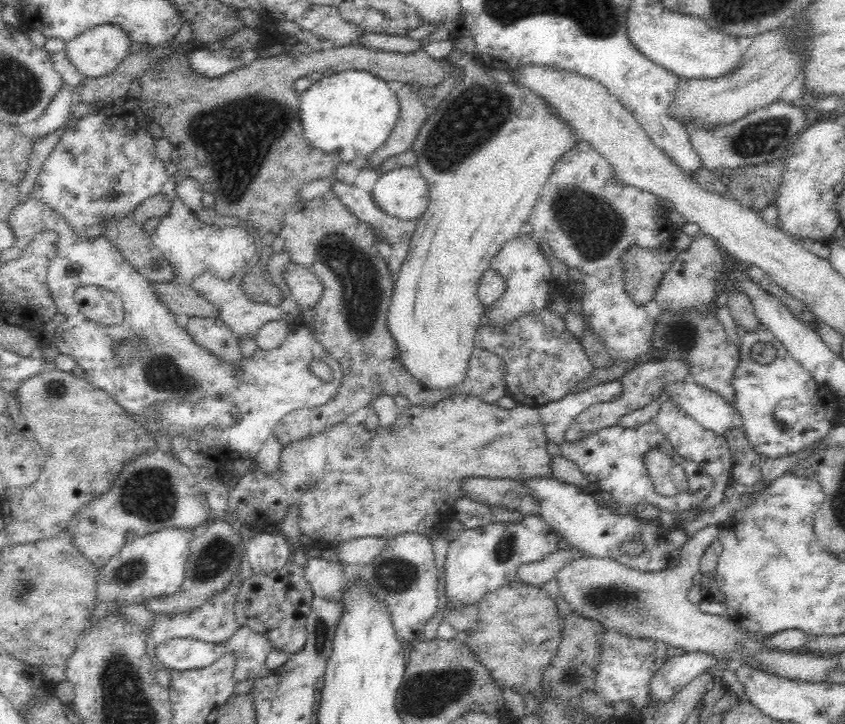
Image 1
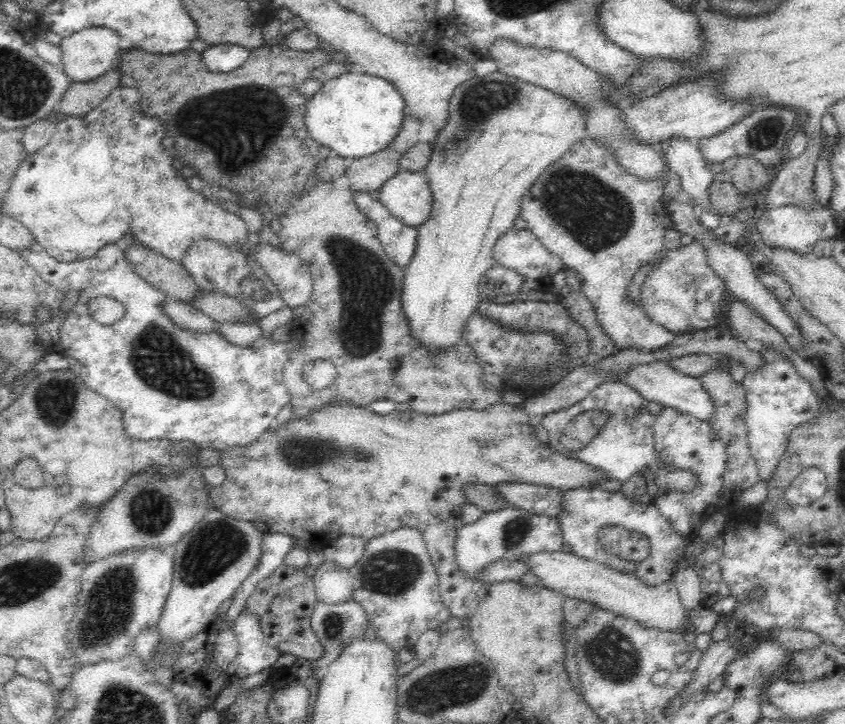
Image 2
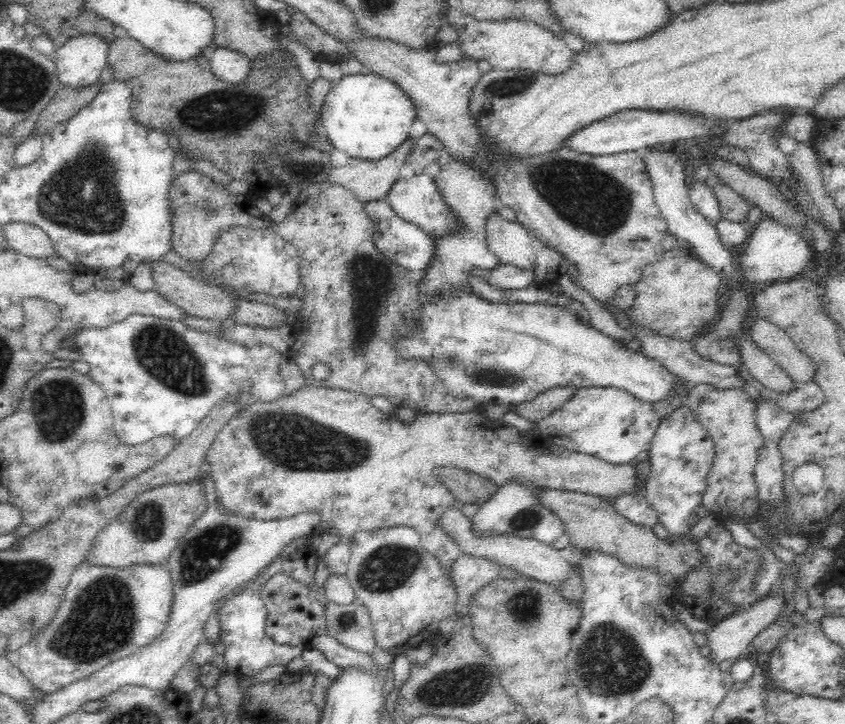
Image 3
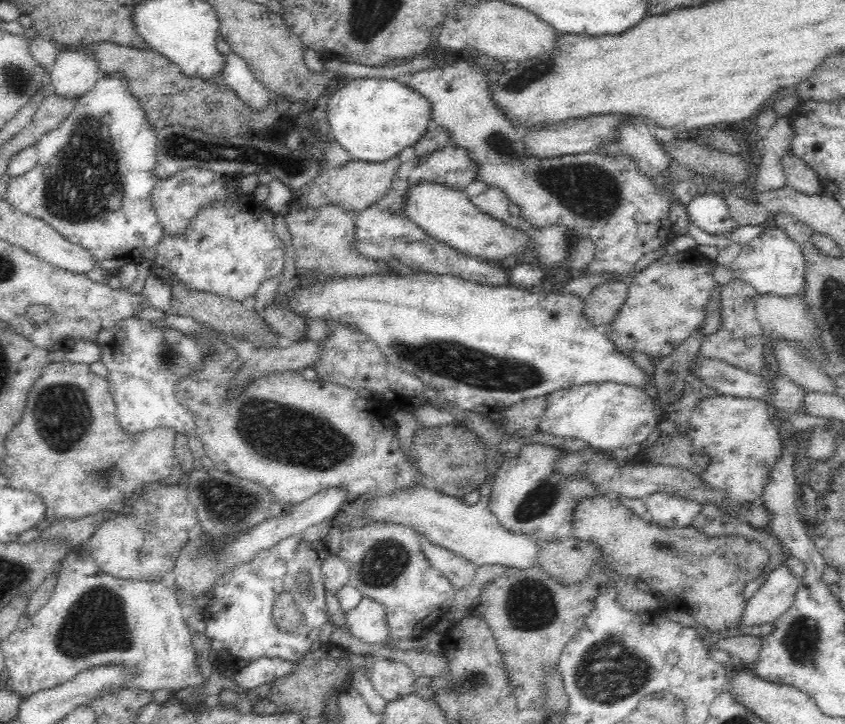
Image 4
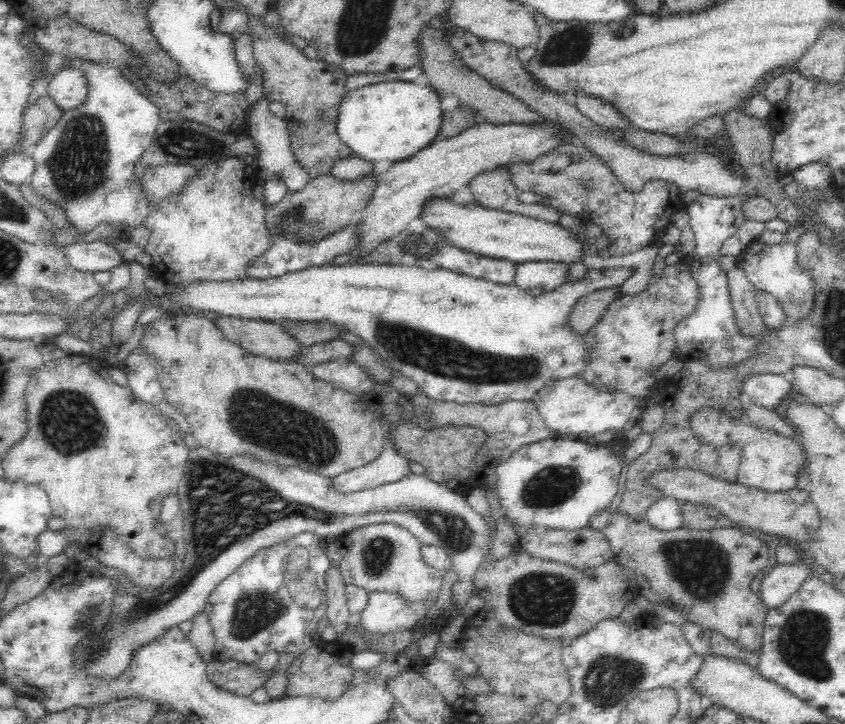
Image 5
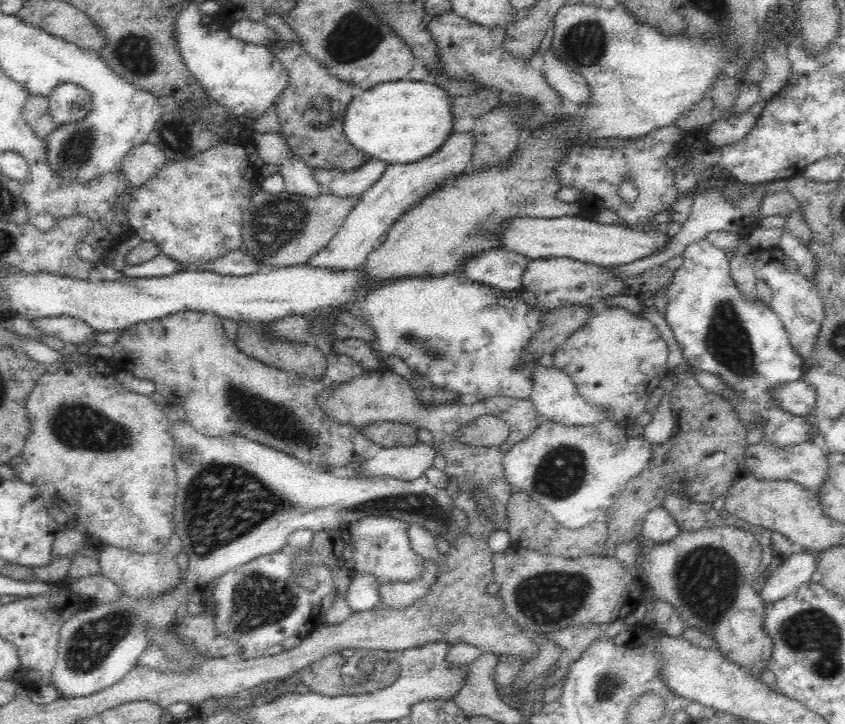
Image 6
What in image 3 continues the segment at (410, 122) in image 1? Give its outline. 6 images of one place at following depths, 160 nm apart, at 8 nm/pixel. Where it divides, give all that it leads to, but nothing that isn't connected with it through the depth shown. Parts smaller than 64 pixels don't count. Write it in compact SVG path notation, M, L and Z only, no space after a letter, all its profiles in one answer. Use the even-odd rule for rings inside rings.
M406 138L398 148L394 148L388 156L378 160L355 159L350 157L346 164L330 171L328 181L347 188L360 201L380 200L384 198L390 187L400 178L400 168L416 140Z

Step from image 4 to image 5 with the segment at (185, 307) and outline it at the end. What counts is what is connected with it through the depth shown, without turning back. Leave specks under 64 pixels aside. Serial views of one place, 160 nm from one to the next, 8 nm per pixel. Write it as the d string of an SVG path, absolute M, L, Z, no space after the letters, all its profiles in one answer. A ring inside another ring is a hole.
M217 314L212 322L228 340L256 356L284 361L302 352L299 342L278 322L222 314Z

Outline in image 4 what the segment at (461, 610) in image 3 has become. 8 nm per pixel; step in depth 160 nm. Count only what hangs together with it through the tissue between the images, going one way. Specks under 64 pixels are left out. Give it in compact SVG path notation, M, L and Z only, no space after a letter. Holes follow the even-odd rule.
M420 534L421 546L430 564L438 569L458 590L471 584L478 566L446 548L431 544Z

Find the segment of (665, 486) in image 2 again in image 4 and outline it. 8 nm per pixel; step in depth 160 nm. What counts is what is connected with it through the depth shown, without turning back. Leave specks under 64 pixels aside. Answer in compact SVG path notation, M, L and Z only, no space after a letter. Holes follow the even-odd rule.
M611 382L557 390L547 395L547 403L537 430L566 439L582 440L596 452L606 454L618 448L628 449L632 444L644 446L646 438L656 430L661 419L646 389Z

